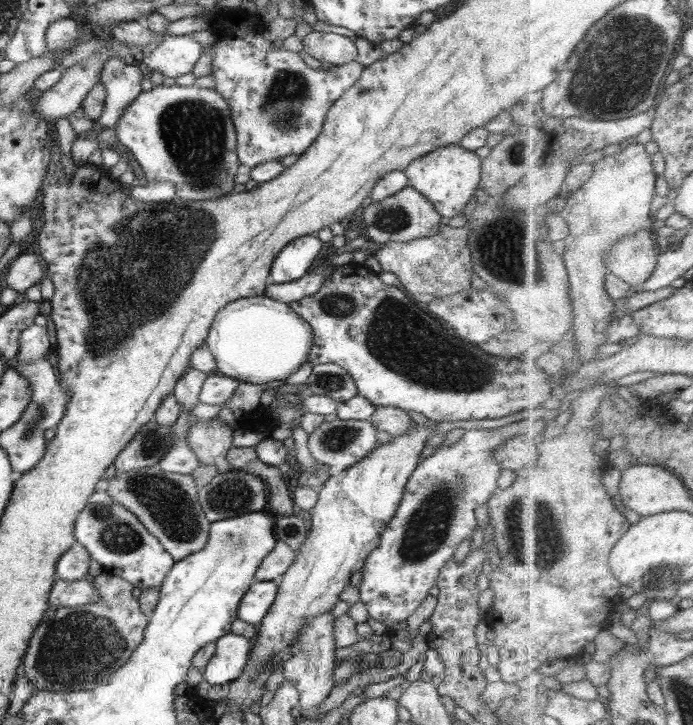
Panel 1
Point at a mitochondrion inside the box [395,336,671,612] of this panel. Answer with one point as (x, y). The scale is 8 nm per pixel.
(533, 534)

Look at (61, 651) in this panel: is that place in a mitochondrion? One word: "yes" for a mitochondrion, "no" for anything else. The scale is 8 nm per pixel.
yes

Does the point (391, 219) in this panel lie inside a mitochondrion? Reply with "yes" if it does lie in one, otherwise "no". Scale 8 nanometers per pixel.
yes

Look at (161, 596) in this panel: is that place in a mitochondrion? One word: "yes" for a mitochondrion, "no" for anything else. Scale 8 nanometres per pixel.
no

